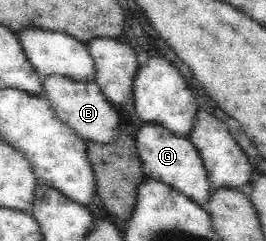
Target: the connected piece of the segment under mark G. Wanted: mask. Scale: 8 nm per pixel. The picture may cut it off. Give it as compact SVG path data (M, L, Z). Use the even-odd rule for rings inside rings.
M144 122L134 139L136 150L145 177L156 179L174 187L203 206L211 191L198 151L189 138L176 136L166 127L155 122Z

